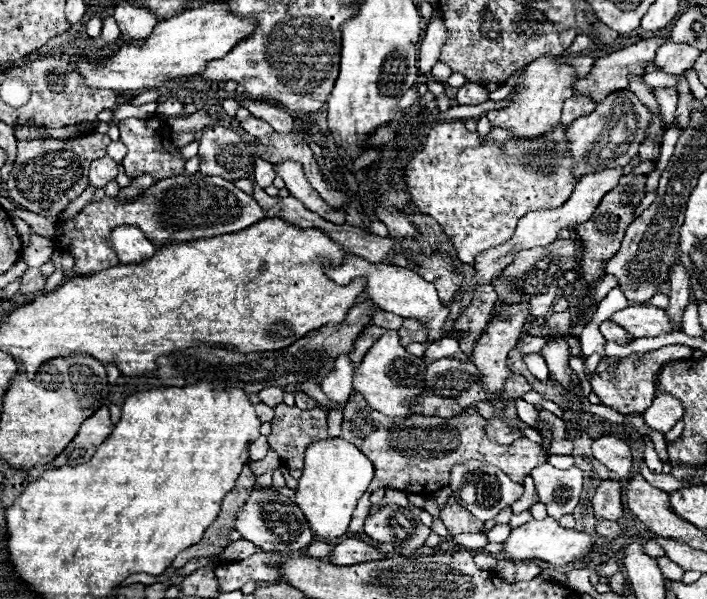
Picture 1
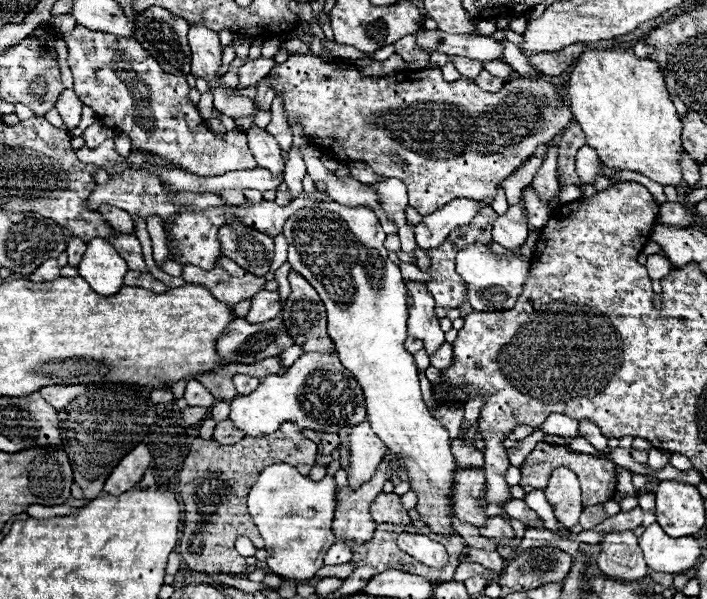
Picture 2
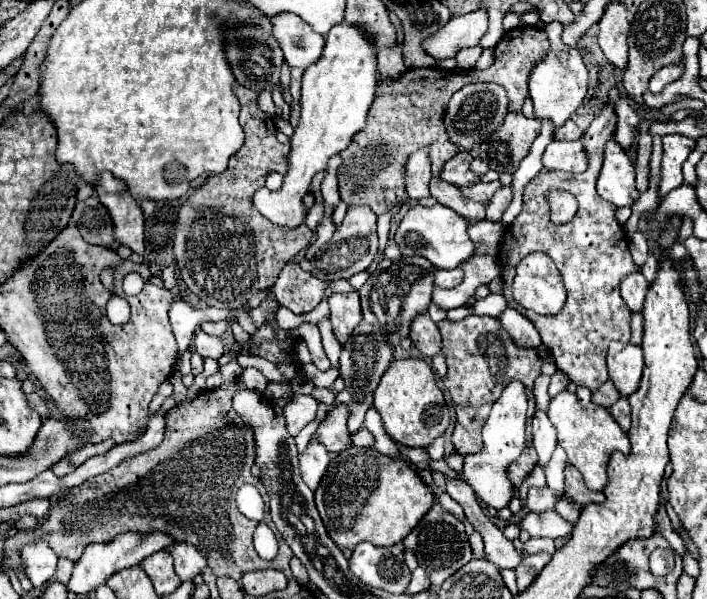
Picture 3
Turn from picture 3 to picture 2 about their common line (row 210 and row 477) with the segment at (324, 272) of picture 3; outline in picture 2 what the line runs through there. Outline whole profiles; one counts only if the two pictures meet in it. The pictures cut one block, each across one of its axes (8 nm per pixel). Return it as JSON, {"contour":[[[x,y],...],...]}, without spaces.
{"contour":[[[364,420],[362,424],[352,428],[352,434],[348,438],[348,450],[350,450],[348,486],[350,490],[356,490],[374,476],[378,462],[382,462],[386,456],[386,446],[372,432],[370,422]]]}

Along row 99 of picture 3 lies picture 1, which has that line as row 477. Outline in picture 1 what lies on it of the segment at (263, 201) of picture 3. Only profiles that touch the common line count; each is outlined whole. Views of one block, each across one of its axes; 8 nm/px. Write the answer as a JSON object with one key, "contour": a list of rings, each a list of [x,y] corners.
{"contour":[[[344,438],[316,440],[306,450],[302,478],[298,480],[294,502],[304,512],[314,534],[322,538],[338,538],[348,532],[352,512],[358,498],[368,490],[374,478],[372,462]]]}

